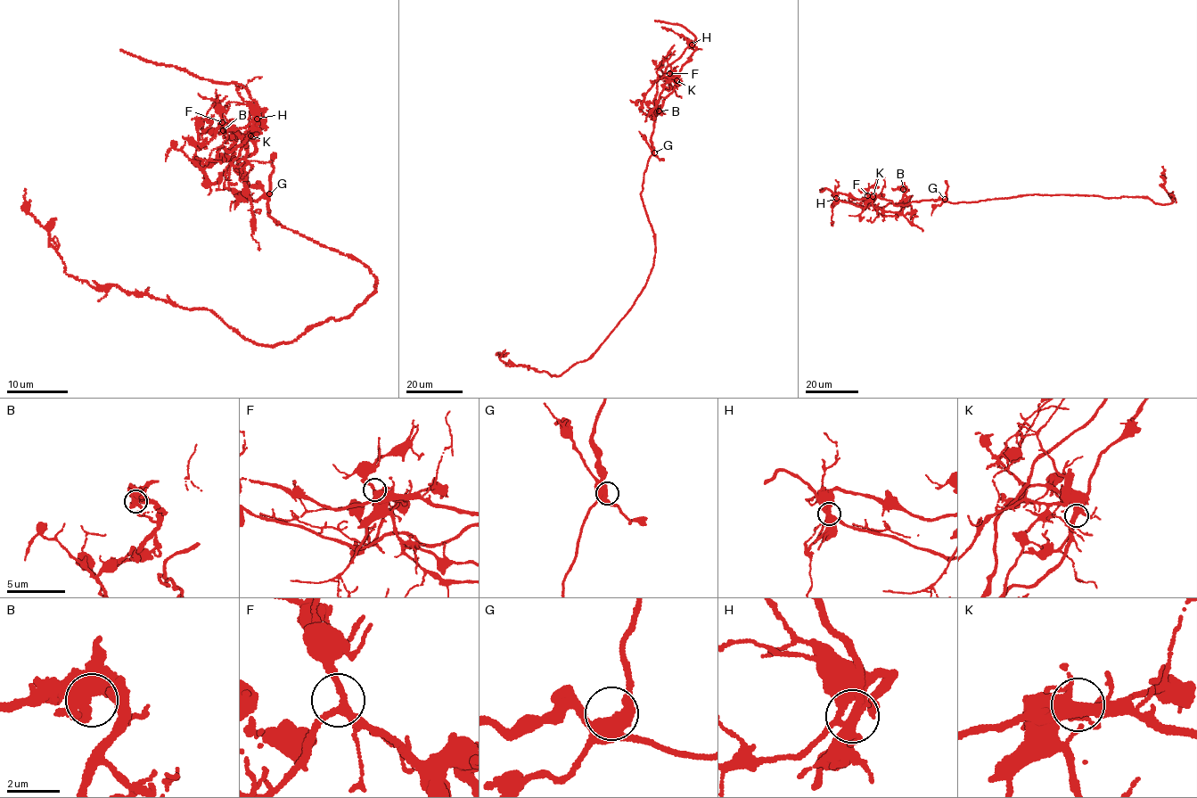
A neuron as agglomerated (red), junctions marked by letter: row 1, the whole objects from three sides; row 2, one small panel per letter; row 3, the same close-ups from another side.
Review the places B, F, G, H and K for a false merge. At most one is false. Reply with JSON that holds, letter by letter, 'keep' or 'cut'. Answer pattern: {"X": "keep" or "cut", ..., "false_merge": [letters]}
{"B": "keep", "F": "keep", "G": "keep", "H": "cut", "K": "keep", "false_merge": ["H"]}

